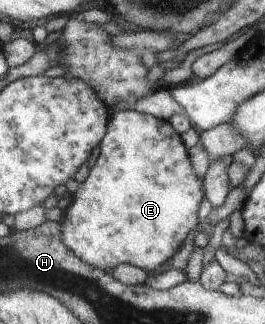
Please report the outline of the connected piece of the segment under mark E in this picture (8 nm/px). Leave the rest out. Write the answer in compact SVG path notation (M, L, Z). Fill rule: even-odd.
M133 109L121 110L111 118L90 175L72 201L65 204L63 238L71 250L97 268L114 272L119 264L135 264L154 273L175 258L187 238L199 229L199 209L205 197L205 182L198 178L189 150L172 122Z

